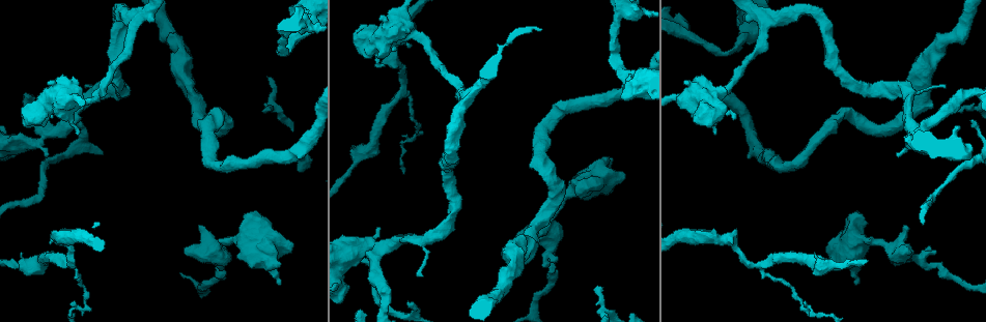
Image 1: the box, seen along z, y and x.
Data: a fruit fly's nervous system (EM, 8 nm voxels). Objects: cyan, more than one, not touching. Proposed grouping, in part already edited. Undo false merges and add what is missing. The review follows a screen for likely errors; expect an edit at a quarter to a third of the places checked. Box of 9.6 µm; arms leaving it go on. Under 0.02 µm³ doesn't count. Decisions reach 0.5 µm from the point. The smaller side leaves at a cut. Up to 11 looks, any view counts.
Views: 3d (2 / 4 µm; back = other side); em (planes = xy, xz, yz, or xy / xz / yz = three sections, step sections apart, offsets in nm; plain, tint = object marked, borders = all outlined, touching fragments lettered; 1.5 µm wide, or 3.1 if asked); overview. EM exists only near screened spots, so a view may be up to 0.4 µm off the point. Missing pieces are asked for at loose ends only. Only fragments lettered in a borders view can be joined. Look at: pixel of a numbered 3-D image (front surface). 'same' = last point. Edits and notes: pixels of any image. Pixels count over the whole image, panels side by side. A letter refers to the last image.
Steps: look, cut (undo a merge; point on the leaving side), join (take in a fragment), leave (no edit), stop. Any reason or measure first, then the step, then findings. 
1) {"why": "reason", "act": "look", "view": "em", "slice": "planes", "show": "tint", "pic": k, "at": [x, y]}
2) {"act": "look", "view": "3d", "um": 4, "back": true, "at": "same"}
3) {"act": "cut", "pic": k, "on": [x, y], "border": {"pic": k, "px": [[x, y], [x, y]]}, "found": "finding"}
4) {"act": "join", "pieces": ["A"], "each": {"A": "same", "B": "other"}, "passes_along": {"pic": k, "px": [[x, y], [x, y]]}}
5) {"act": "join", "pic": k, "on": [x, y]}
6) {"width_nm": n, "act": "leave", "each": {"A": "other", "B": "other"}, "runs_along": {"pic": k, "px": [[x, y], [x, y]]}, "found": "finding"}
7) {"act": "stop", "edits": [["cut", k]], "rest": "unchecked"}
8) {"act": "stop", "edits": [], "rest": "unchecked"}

{"why": "branch stops here", "act": "look", "view": "em", "slice": "xy", "step": 8, "show": "borders", "pic": 1, "at": [380, 230]}

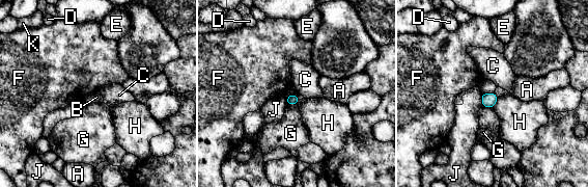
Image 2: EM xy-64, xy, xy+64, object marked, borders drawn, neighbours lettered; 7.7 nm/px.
{"longest_contact_nm": ["H", 100], "act": "leave", "each": {"A": "other", "B": "other", "C": "other", "D": "other", "E": "other", "F": "other", "G": "other", "H": "other", "J": "other", "K": "other"}, "border": {"pic": 2, "px": [[499, 97], [493, 107]]}, "found": "none of them fits"}

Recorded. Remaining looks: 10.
{"why": "free end", "act": "look", "view": "em", "slice": "xy", "step": 8, "show": "borders", "pic": 1, "at": [378, 55]}

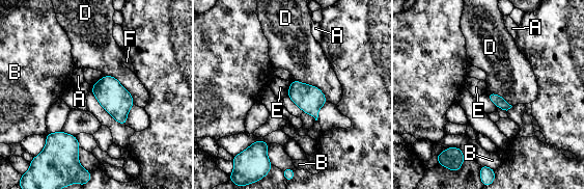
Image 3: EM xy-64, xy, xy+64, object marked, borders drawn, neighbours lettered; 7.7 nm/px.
{"act": "look", "view": "em", "slice": "planes", "show": "borders", "at": "same"}

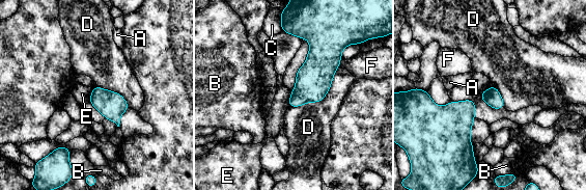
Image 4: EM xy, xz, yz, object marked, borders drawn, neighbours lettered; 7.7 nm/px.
{"longest_contact_nm": ["D", 500], "act": "leave", "each": {"A": "other", "B": "other", "C": "other", "D": "other", "E": "other", "F": "other"}, "found": "none of them fits"}

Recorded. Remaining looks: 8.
{"why": "abrupt turn", "act": "look", "view": "em", "slice": "xy", "step": 8, "show": "tint", "pic": 1, "at": [682, 27]}

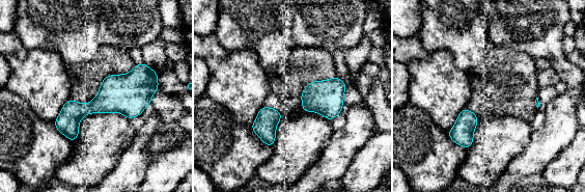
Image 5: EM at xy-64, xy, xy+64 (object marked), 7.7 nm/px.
{"act": "look", "view": "em", "slice": "planes", "show": "tint", "at": "same"}

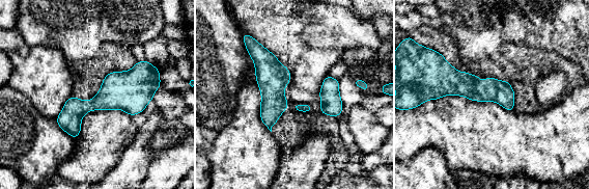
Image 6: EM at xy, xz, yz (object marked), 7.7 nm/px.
{"why": "what lies round it", "act": "look", "view": "em", "slice": "planes", "show": "borders", "at": "same"}

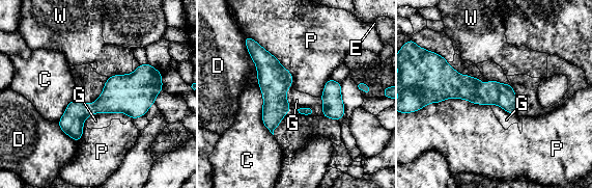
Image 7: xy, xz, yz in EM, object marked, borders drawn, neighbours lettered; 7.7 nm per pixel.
{"width_nm": 180, "longest_contact_nm": ["P", 500], "act": "leave", "each": {"C": "other", "D": "other", "E": "other", "G": "other", "P": "other", "W": "other"}, "found": "continuous, no second neuron"}

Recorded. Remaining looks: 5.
{"why": "free end", "act": "look", "view": "3d", "um": 4, "pic": 1, "at": [857, 284]}

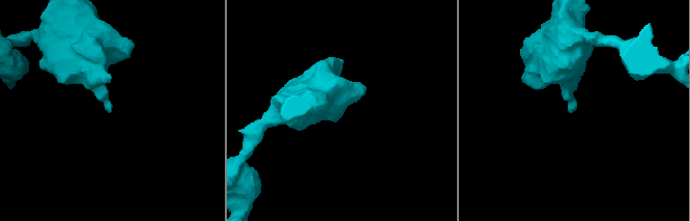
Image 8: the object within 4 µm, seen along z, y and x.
{"why": "now the EM", "act": "look", "view": "em", "slice": "planes", "show": "tint", "pic": 8, "at": [108, 109]}

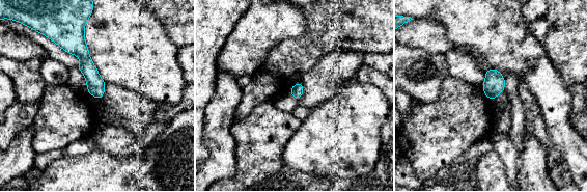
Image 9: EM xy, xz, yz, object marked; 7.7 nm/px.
{"why": "see the neighbours", "act": "look", "view": "em", "slice": "planes", "show": "borders", "at": "same"}

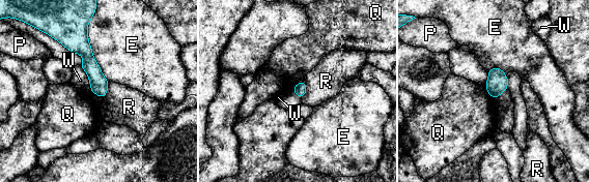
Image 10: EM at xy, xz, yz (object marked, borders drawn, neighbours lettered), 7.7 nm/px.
{"act": "leave", "each": {"E": "other", "P": "other", "Q": "other", "R": "other", "W": "other"}, "border": {"pic": 10, "px": [[303, 80], [290, 91]]}, "found": "none of them fits"}

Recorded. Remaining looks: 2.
{"act": "stop", "edits": [], "rest": "unchecked"}

